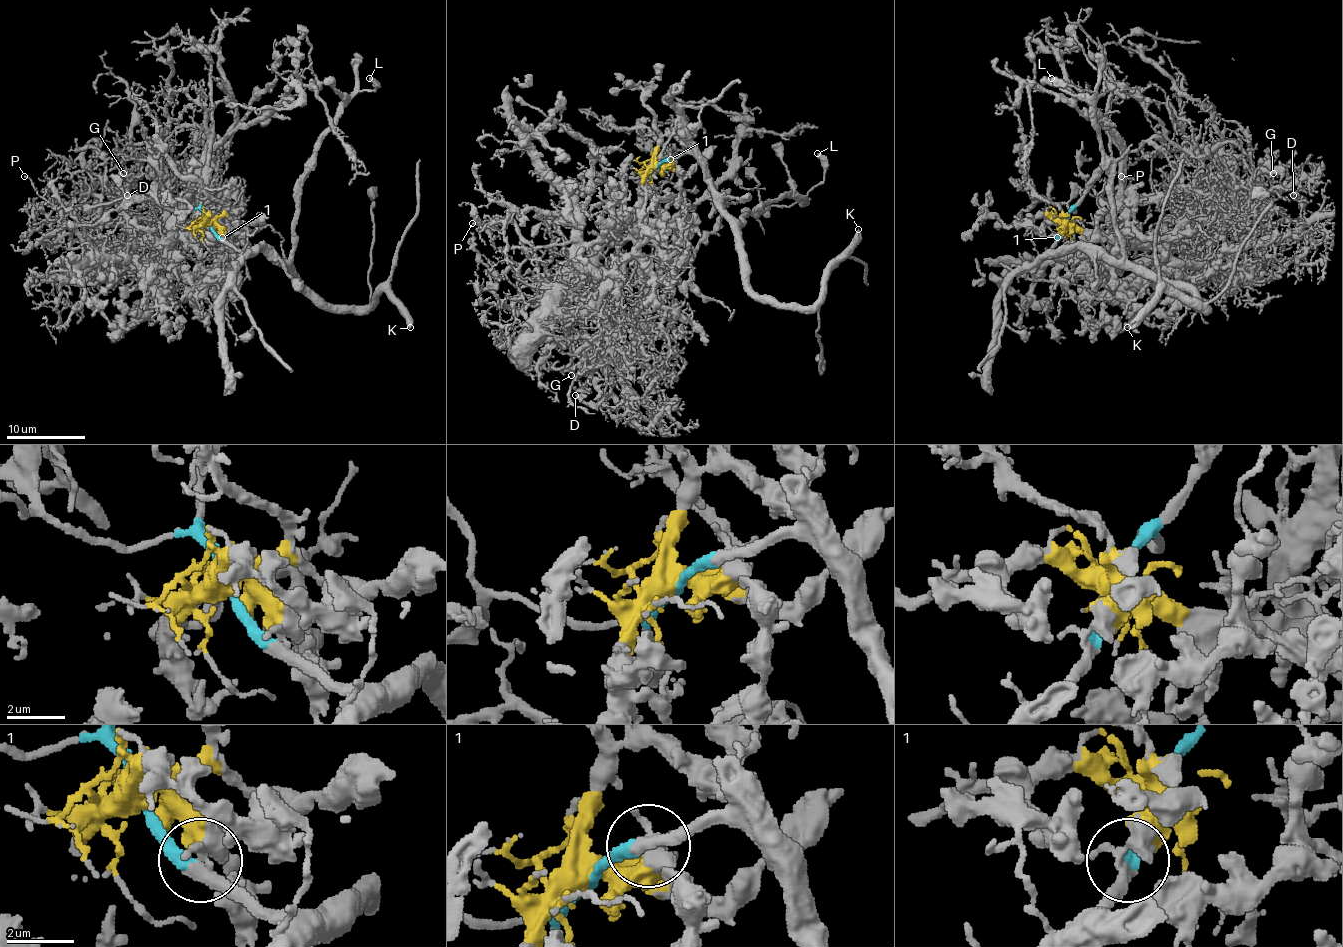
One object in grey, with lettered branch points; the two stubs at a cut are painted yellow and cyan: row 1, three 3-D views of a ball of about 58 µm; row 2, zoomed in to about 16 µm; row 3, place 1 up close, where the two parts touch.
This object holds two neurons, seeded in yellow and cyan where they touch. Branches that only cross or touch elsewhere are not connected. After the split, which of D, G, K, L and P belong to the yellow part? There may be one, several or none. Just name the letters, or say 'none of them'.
D, G, P

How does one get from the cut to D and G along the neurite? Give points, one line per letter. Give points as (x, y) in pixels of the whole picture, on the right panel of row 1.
D: (1065, 223), (1200, 249), (1212, 231), (1275, 191), (1293, 195)
G: (1065, 223), (1198, 249), (1212, 231), (1249, 215), (1287, 177), (1281, 169), (1273, 173)

